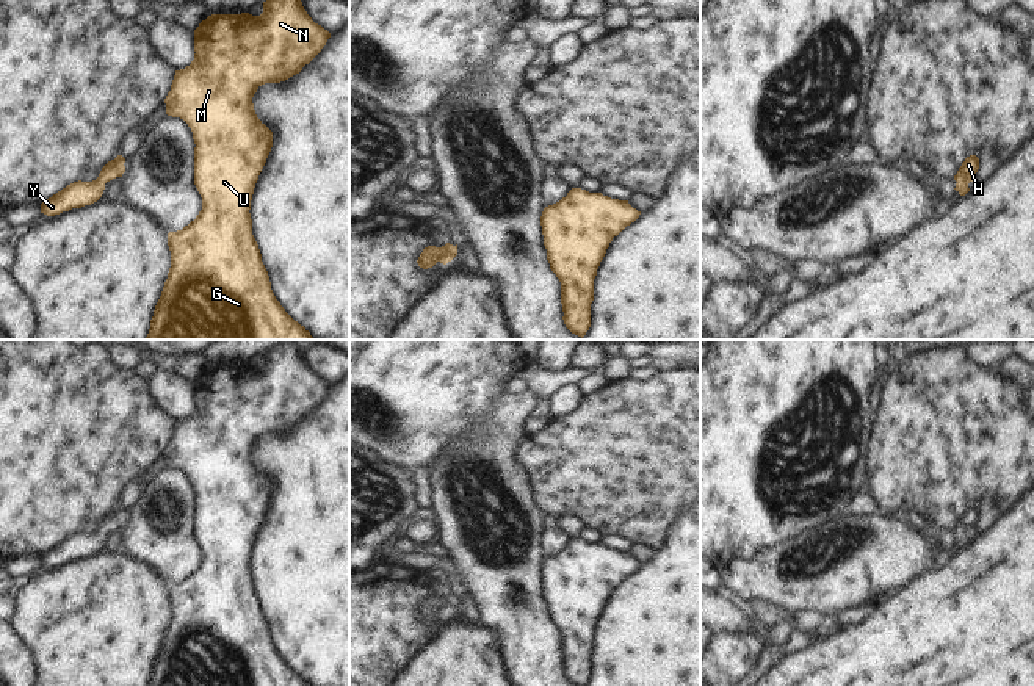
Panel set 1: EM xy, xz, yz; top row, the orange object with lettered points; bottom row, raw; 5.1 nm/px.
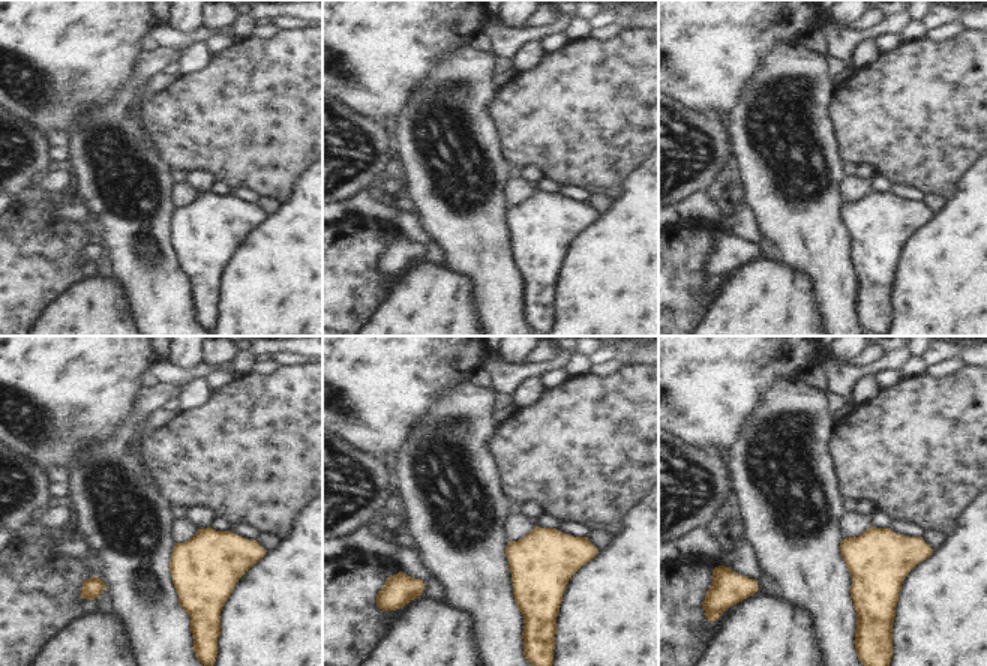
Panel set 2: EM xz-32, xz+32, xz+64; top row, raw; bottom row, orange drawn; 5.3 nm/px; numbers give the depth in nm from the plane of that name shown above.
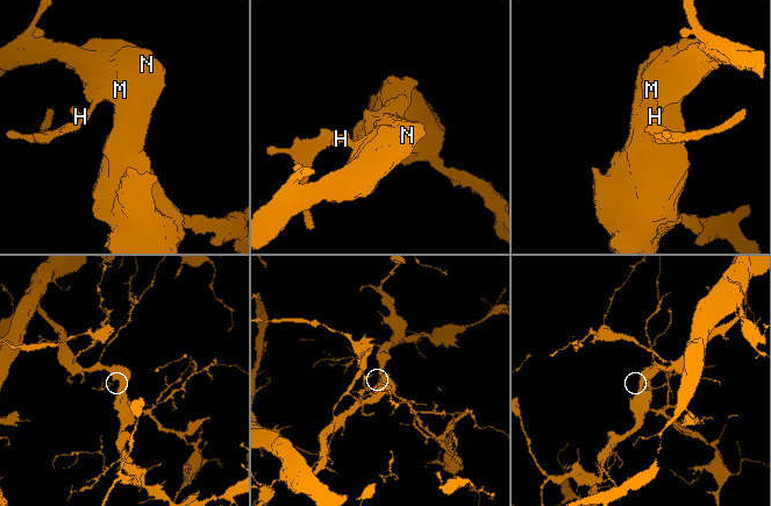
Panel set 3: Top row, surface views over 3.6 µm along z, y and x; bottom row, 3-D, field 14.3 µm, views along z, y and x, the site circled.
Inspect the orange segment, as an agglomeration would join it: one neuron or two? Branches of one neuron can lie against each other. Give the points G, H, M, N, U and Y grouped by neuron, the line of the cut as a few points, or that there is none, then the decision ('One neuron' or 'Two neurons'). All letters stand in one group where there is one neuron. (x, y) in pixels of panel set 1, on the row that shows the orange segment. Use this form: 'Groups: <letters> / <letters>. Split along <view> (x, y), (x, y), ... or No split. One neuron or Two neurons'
Groups: G H M N U Y. No split. One neuron

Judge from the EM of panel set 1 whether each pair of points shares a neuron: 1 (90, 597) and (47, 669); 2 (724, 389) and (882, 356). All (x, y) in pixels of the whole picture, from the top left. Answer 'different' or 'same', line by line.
1: same
2: different

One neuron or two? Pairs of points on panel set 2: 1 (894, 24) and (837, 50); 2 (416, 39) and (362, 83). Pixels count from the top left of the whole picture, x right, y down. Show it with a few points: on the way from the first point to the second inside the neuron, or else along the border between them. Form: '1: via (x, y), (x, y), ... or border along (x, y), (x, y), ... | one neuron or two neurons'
1: via (881, 27), (851, 39) | one neuron
2: via (402, 42), (375, 69) | one neuron

